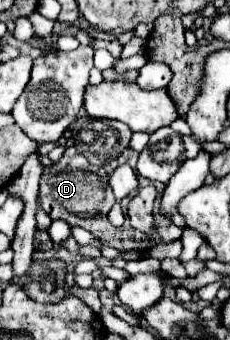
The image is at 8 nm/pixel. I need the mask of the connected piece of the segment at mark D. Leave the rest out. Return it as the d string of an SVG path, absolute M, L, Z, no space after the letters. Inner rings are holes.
M68 147L62 155L62 159L58 163L52 163L50 167L46 167L46 171L42 173L42 179L40 179L40 205L42 209L50 215L52 221L56 219L62 219L66 221L70 227L82 227L86 231L90 231L92 235L96 235L98 239L102 239L102 243L106 243L108 247L114 247L118 251L148 251L152 249L156 243L168 243L168 241L176 241L180 239L182 235L182 229L176 227L172 221L168 221L162 213L160 207L160 199L162 198L165 184L158 182L158 195L155 199L155 215L154 231L152 233L142 233L142 231L136 231L129 223L127 217L127 208L130 199L123 198L120 202L123 213L126 220L122 227L114 227L110 221L108 221L107 214L115 203L115 198L112 195L112 191L104 191L104 185L102 185L102 177L96 173L96 171L90 171L90 163L84 161L74 147Z

